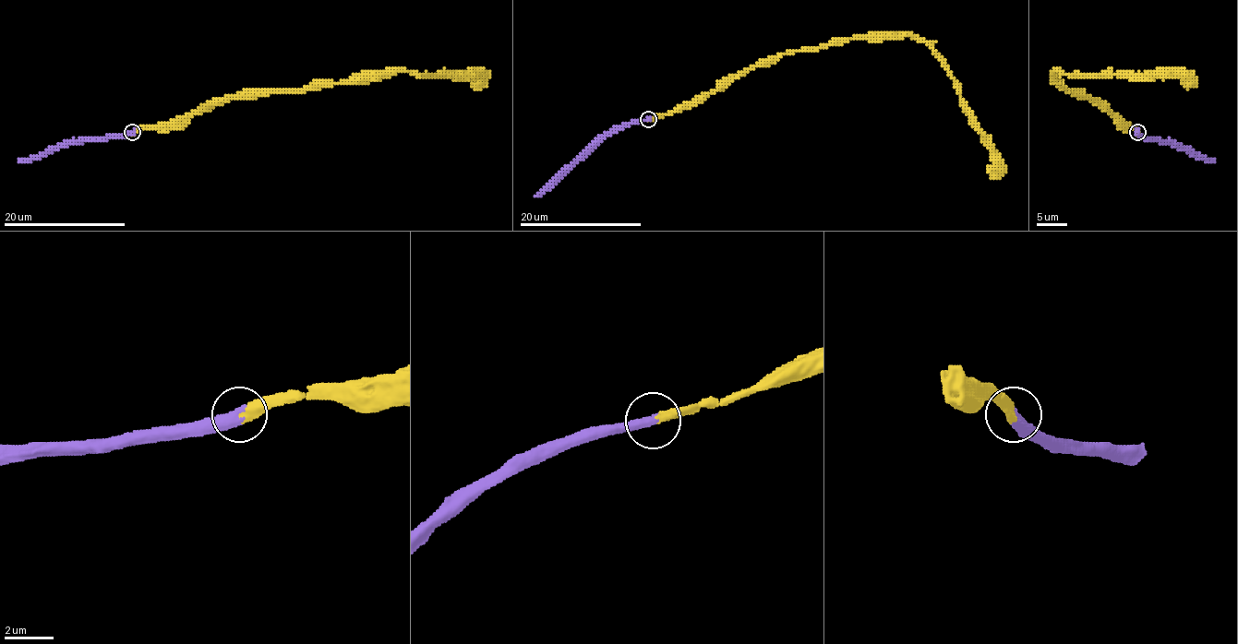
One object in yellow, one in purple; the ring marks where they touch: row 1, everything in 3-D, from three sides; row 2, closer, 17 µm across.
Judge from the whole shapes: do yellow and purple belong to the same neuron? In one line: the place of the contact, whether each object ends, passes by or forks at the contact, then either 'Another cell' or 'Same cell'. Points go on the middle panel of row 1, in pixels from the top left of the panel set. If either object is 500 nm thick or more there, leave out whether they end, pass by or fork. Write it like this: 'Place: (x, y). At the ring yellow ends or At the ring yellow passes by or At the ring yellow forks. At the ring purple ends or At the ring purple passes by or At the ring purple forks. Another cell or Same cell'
Place: (648, 119). At the ring yellow ends. At the ring purple ends. Same cell

